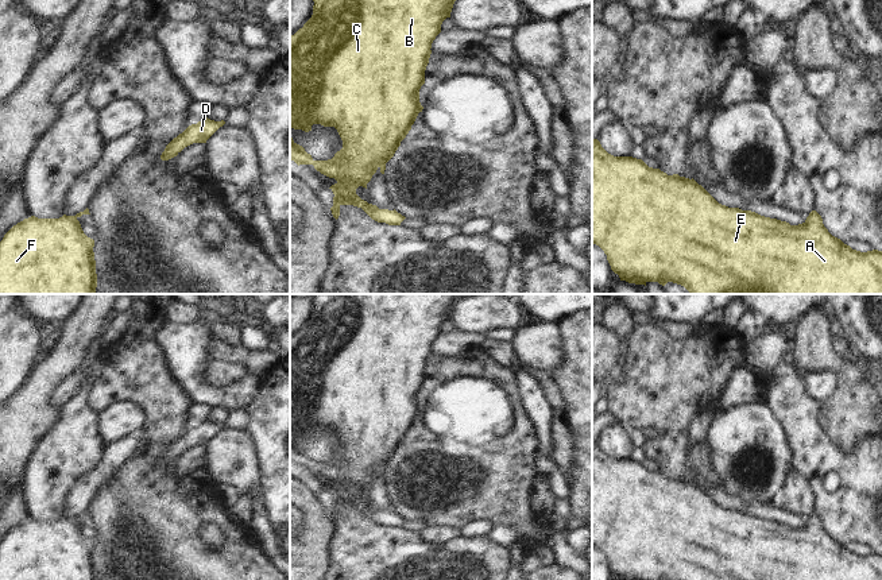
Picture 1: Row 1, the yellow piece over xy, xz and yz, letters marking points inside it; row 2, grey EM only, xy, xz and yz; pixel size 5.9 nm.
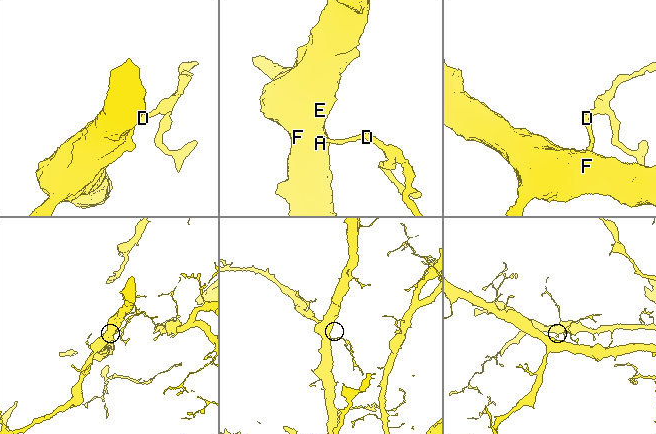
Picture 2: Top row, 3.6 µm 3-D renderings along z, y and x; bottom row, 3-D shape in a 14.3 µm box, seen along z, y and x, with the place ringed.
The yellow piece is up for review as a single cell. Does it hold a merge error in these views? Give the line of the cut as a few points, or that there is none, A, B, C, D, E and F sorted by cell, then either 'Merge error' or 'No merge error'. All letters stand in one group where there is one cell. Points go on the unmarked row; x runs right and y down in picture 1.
No split. Groups: A B C D E F. No merge error.

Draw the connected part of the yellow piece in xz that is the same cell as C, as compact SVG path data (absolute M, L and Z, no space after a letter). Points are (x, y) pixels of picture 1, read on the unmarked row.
M316 294L312 301L314 303L312 320L290 339L290 429L294 432L302 432L305 434L312 433L313 426L321 426L324 429L334 429L343 442L343 451L328 463L314 463L305 451L297 446L290 438L290 461L299 467L313 467L321 476L334 480L337 484L329 491L333 494L333 509L330 510L333 519L337 522L340 518L341 507L353 507L361 510L372 522L378 525L386 525L388 527L401 527L406 521L395 511L379 511L376 507L368 506L356 496L356 491L363 488L367 491L367 486L379 471L384 476L386 465L394 459L395 453L401 448L401 444L406 440L411 428L414 426L423 409L419 405L419 391L425 386L425 372L432 356L432 345L441 335L441 326L446 320L450 320L450 314L454 303L459 301L460 294Z

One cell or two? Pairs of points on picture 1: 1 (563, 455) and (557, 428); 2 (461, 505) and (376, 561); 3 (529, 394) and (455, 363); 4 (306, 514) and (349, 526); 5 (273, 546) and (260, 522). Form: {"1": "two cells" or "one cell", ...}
{"1": "one cell", "2": "two cells", "3": "two cells", "4": "two cells", "5": "one cell"}

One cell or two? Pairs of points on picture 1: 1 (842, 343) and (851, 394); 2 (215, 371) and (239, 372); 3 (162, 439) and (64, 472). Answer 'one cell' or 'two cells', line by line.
1: two cells
2: one cell
3: two cells

